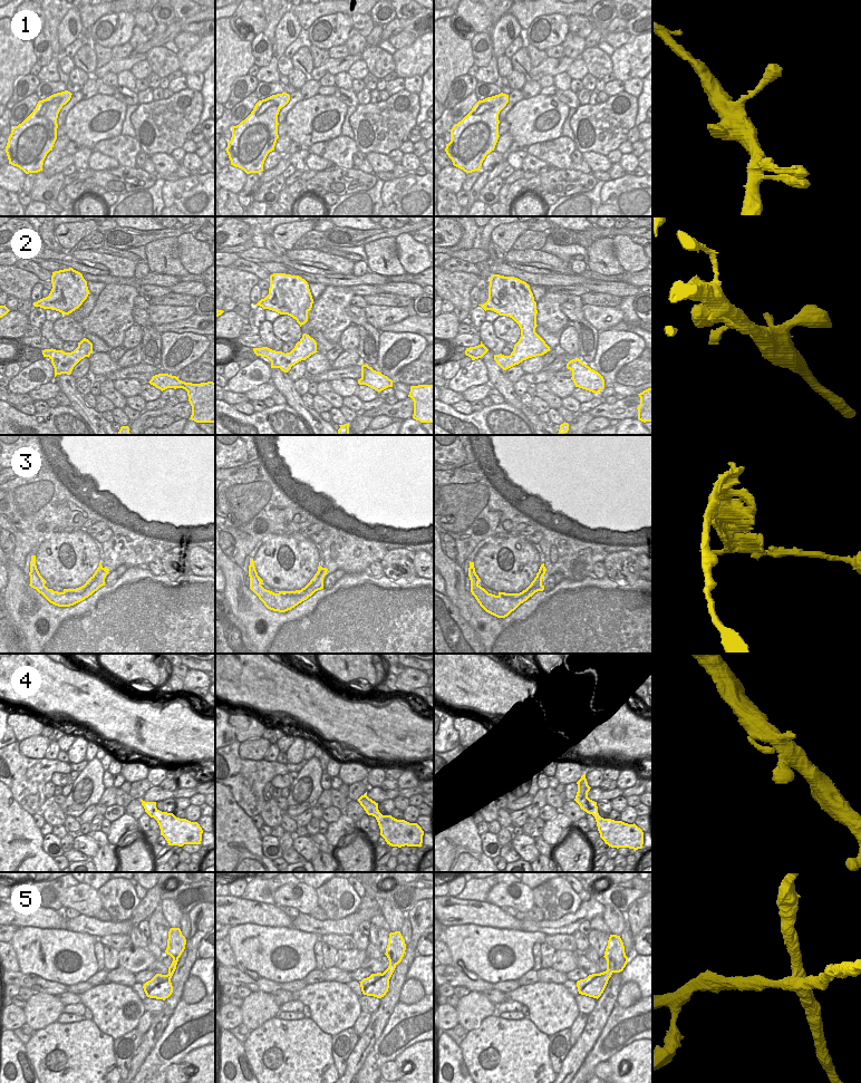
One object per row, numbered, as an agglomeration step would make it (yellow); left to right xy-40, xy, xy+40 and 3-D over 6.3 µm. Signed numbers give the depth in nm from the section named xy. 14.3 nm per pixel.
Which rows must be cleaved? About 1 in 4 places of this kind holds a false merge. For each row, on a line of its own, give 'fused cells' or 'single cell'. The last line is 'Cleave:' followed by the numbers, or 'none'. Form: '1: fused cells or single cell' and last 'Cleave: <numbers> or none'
1: single cell
2: single cell
3: fused cells
4: single cell
5: fused cells
Cleave: 3, 5

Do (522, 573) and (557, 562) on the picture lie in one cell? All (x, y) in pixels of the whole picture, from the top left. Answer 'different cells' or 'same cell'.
different cells

